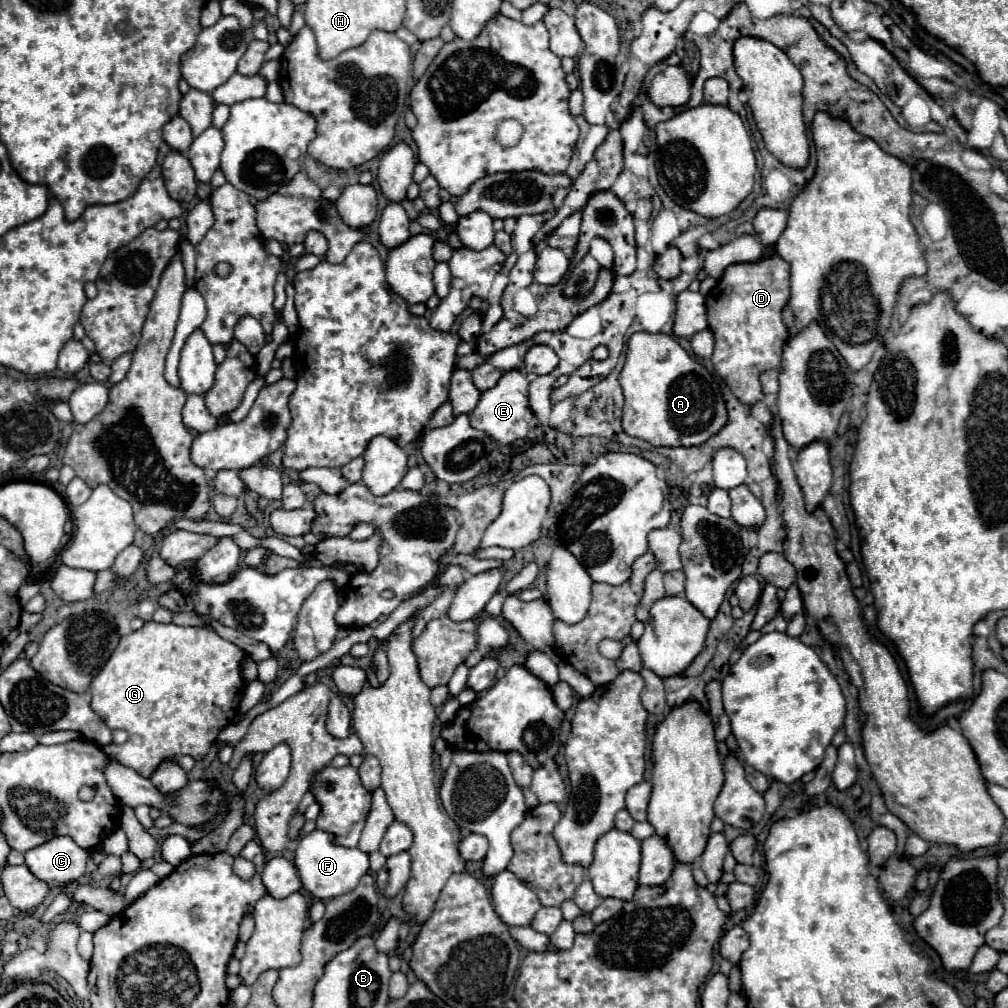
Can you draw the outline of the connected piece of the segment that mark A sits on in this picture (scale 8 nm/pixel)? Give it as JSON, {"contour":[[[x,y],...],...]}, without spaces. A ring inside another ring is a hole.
{"contour":[[[635,332],[619,382],[625,396],[623,430],[653,446],[699,446],[727,422],[719,384],[667,334]]]}

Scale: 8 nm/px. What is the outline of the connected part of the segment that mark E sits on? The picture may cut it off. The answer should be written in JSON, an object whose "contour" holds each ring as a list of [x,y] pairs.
{"contour":[[[509,370],[499,378],[499,382],[493,388],[481,392],[479,404],[469,414],[471,426],[487,432],[499,444],[511,444],[519,438],[525,438],[527,430],[529,430],[529,424],[525,420],[525,412],[529,408],[527,398],[529,398],[529,380],[527,380],[527,376],[521,370]]]}

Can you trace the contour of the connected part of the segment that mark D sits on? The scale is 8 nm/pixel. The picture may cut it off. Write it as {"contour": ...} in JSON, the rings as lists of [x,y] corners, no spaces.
{"contour":[[[775,252],[757,262],[727,266],[717,286],[707,294],[707,322],[715,336],[713,368],[745,406],[765,398],[759,376],[781,364],[781,348],[789,338],[783,322],[783,310],[789,302],[789,278],[791,266]]]}

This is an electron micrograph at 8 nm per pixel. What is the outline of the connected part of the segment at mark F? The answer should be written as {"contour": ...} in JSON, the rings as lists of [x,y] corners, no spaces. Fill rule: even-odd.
{"contour":[[[313,830],[297,844],[295,866],[305,890],[319,900],[331,900],[359,884],[359,878],[369,870],[369,856],[359,848],[343,848],[333,844],[333,836],[329,832]]]}

